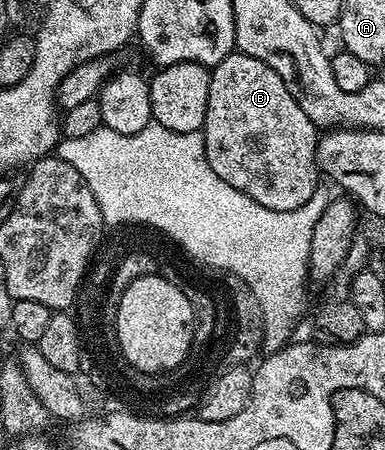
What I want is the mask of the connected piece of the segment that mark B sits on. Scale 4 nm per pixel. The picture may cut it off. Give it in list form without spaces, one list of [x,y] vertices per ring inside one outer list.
[[[240,51],[228,53],[218,65],[212,66],[209,74],[207,115],[205,116],[205,154],[211,171],[219,175],[231,187],[246,193],[255,203],[275,211],[291,211],[303,207],[307,199],[319,188],[317,164],[318,126],[307,119],[303,107],[287,91],[287,83],[267,63]]]

